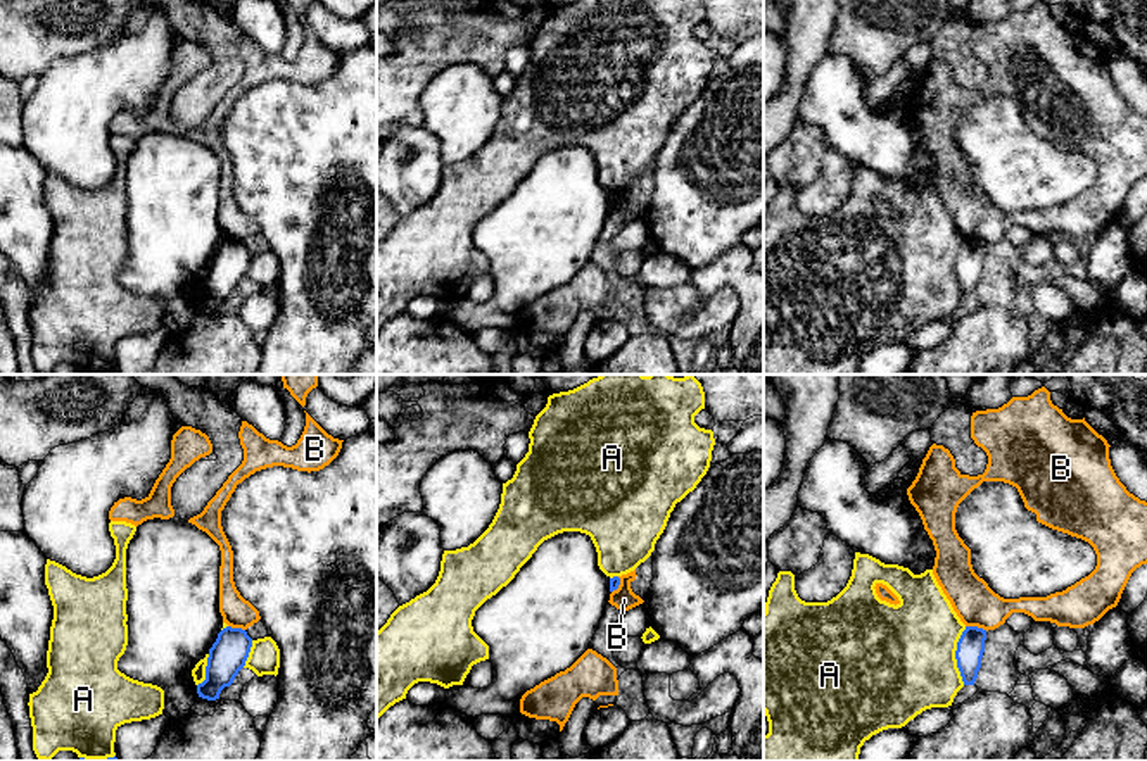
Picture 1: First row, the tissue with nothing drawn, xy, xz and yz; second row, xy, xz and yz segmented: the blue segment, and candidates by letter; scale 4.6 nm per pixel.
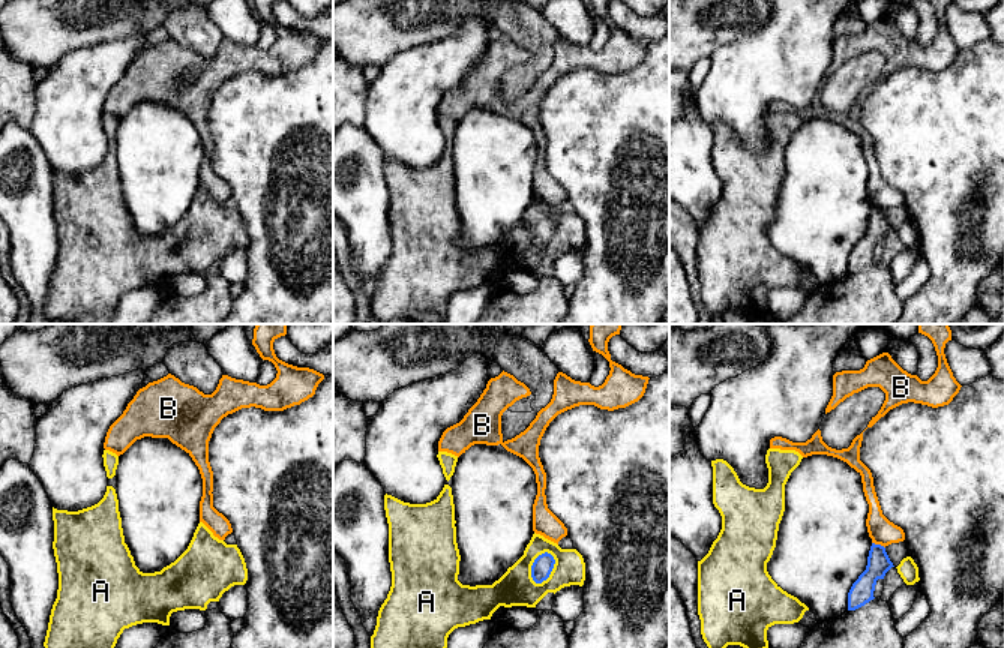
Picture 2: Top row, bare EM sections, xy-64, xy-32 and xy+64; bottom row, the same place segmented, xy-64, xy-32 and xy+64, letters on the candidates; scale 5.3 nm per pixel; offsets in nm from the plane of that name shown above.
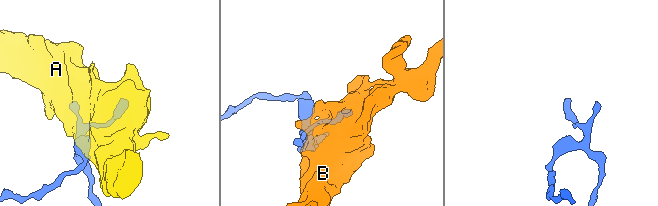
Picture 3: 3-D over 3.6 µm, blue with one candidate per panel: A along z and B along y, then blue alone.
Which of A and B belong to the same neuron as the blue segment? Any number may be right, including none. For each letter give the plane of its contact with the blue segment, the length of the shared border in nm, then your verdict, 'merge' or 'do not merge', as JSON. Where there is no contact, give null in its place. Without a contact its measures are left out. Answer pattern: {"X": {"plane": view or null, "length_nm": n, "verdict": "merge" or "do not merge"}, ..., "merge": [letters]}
{"A": {"plane": "yz", "length_nm": 280, "verdict": "do not merge"}, "B": {"plane": "yz", "length_nm": 110, "verdict": "do not merge"}, "merge": []}

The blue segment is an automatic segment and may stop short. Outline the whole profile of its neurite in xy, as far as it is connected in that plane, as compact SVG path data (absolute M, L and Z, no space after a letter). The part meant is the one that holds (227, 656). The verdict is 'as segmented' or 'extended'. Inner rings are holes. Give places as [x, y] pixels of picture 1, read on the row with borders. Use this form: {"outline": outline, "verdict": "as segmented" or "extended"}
{"outline": "M226 626L218 633L209 649L206 680L197 685L202 699L216 701L225 687L230 687L245 666L252 647L252 638L242 628Z", "verdict": "as segmented"}

